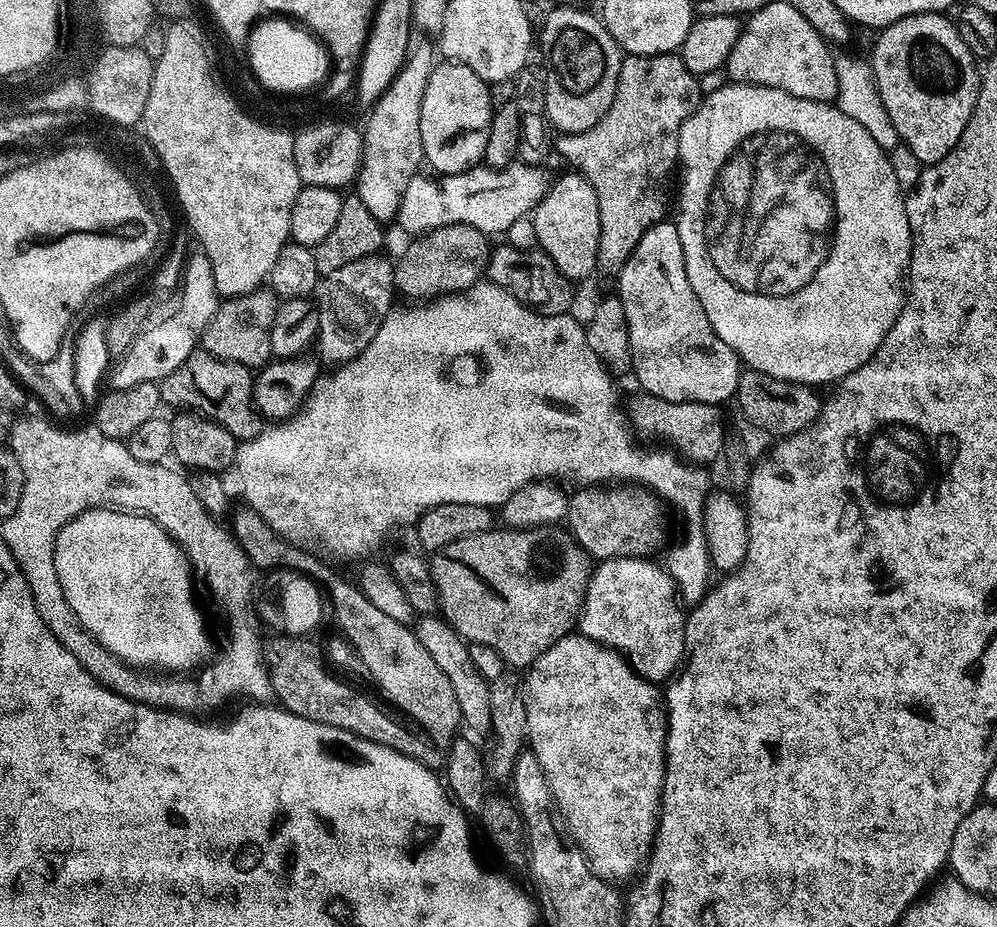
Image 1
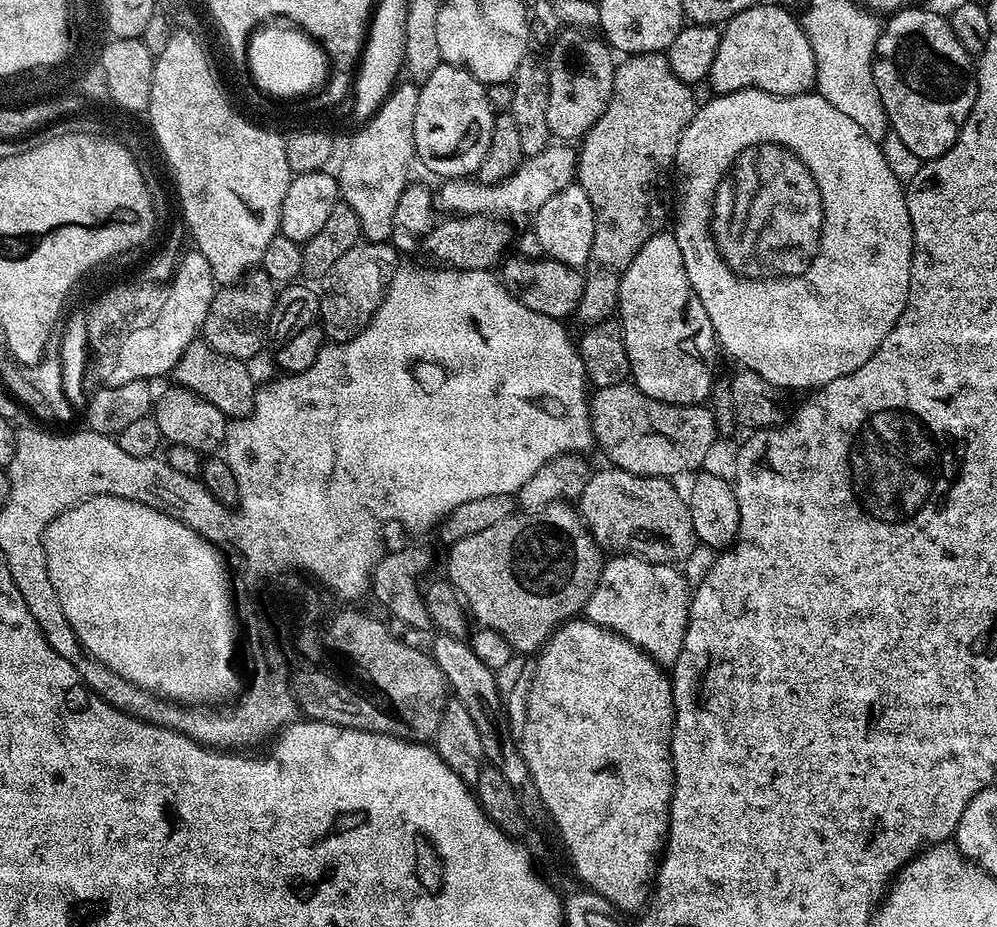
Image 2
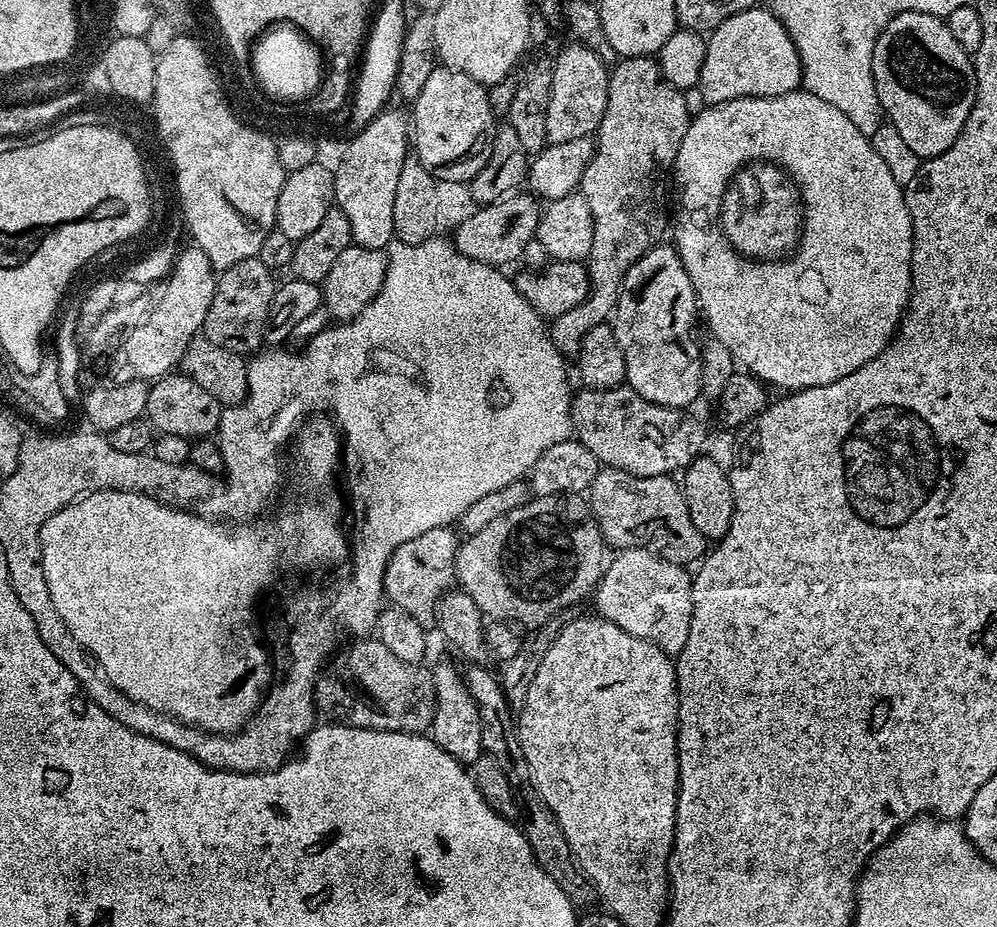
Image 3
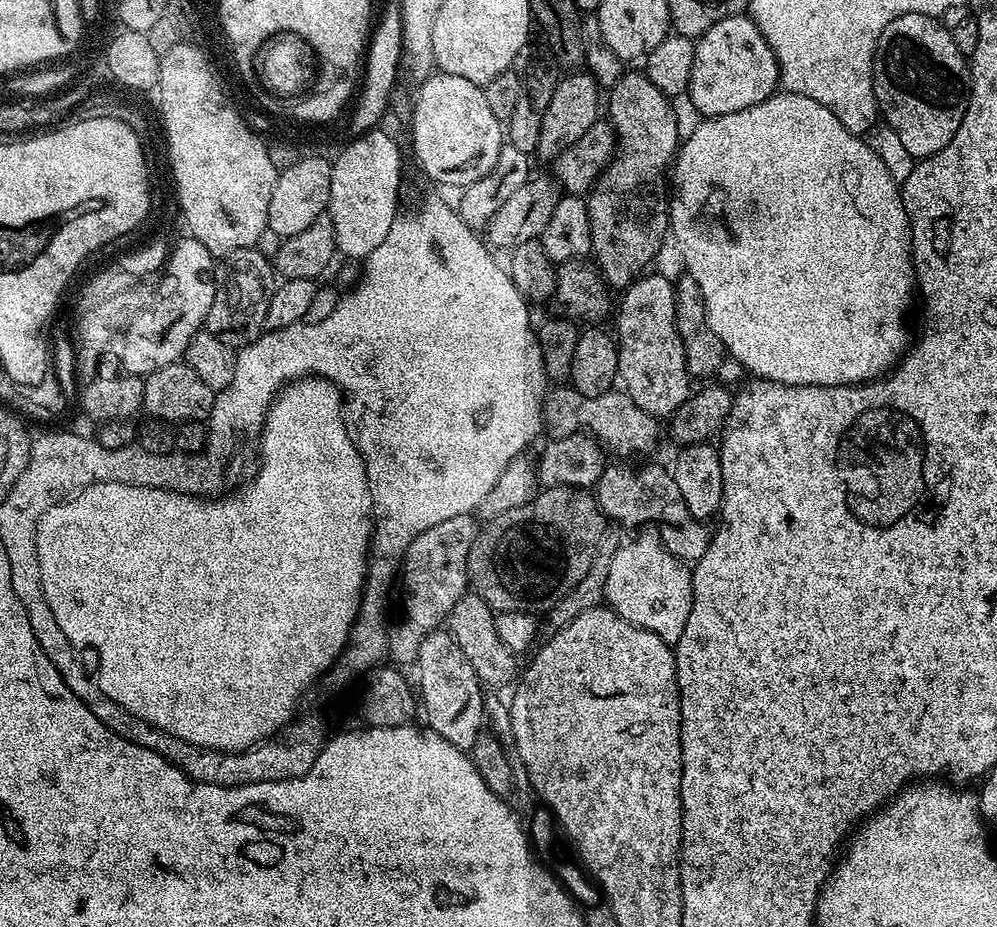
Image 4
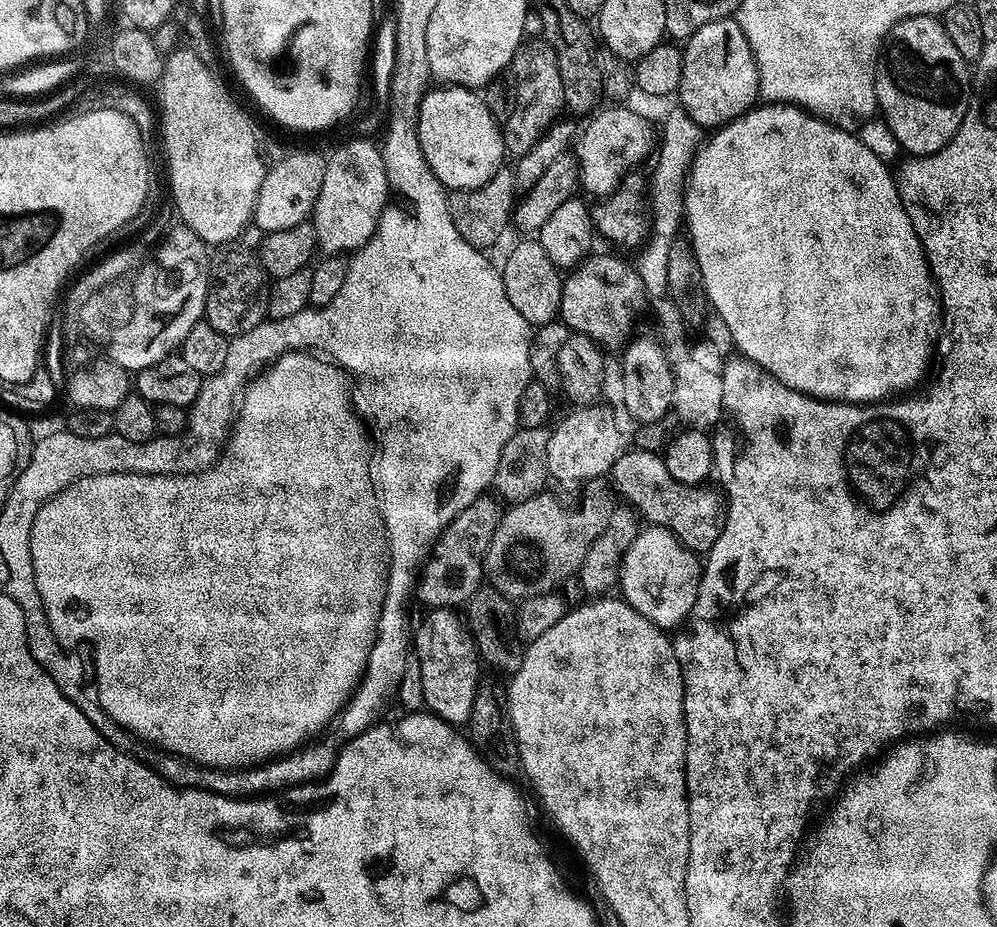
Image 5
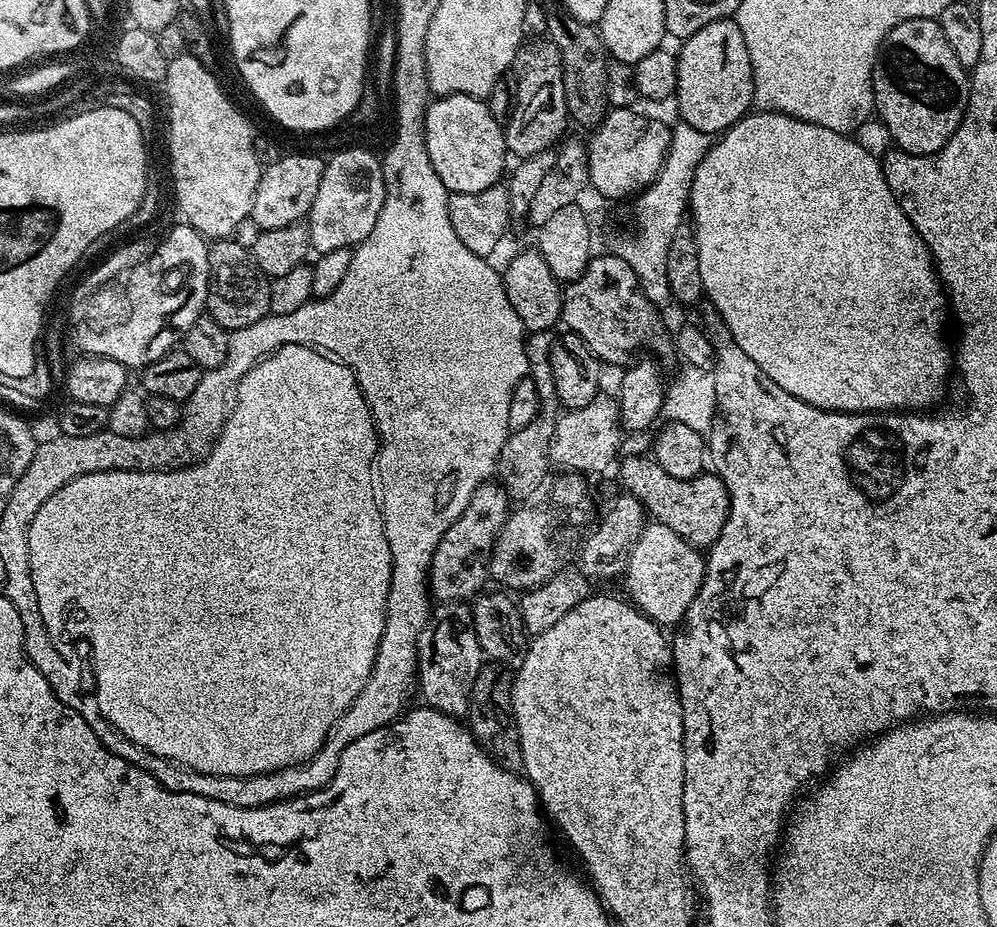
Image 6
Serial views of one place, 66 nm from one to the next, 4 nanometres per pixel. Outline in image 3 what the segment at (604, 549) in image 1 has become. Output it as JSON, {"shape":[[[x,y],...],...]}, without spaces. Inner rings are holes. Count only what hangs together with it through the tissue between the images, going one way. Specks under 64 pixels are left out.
{"shape":[[[601,467],[586,499],[609,549],[647,548],[666,562],[692,566],[705,555],[706,541],[690,522],[683,487],[672,476],[631,476],[622,470]]]}

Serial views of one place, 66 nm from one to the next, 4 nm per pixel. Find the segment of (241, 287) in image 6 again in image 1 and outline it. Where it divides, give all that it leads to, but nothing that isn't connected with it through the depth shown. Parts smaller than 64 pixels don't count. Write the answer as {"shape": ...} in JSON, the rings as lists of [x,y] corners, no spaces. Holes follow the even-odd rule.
{"shape":[[[261,286],[250,294],[229,296],[216,305],[216,313],[210,318],[202,337],[203,351],[223,360],[238,362],[259,370],[273,359],[270,334],[278,307],[278,297],[271,287]]]}

